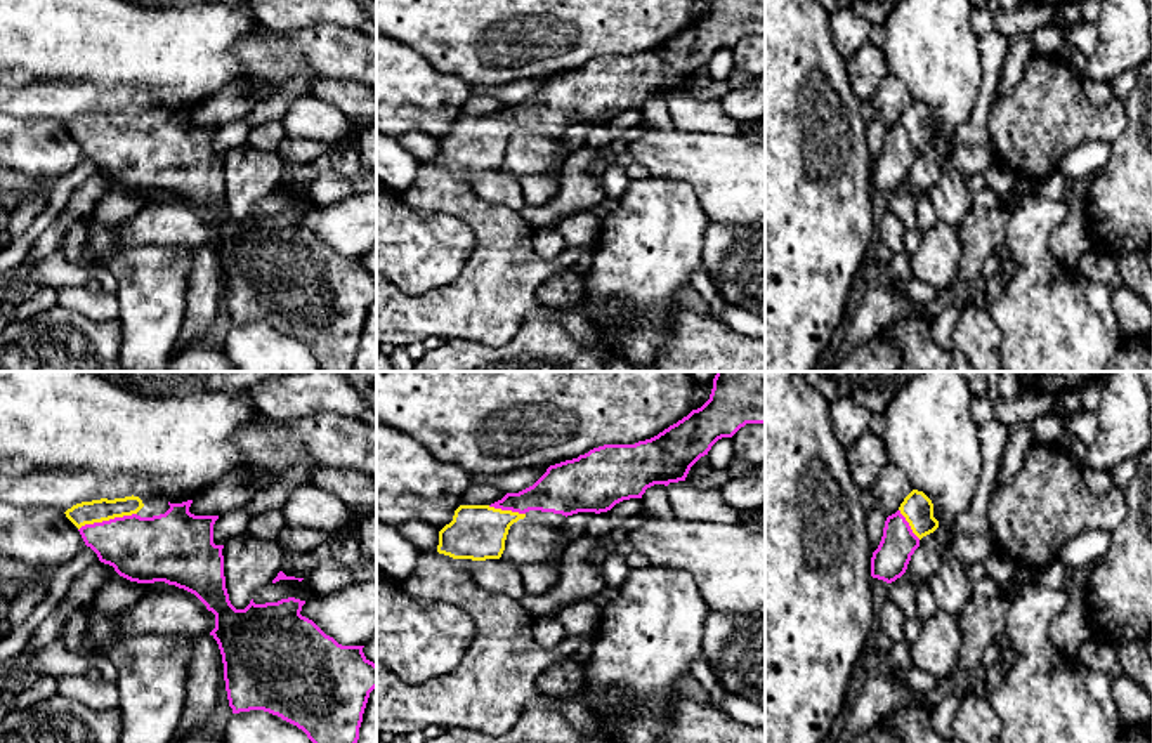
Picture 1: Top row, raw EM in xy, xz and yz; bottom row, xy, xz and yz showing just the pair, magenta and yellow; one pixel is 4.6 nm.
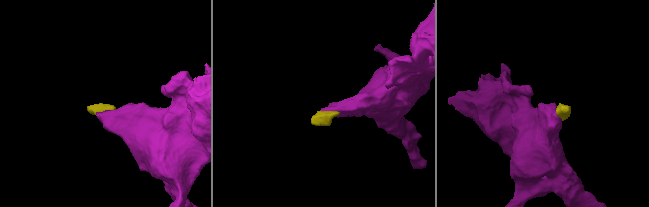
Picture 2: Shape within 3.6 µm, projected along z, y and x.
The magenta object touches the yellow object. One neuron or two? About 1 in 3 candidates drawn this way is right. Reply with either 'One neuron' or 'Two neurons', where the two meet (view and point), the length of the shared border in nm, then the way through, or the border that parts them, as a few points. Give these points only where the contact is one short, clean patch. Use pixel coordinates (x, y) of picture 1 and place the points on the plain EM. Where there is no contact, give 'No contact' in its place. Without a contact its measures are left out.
One neuron. Touches magenta at xy (106, 132). Shared border 280 nm. Path across: xy (141, 160), (127, 153), (106, 132), (96, 132), (87, 124)

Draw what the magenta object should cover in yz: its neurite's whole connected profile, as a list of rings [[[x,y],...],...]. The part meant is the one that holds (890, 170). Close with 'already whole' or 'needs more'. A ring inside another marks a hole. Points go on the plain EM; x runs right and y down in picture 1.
[[[913,101],[899,122],[887,128],[883,148],[871,168],[871,187],[887,194],[900,189],[920,151],[939,139],[932,111]]]; needs more

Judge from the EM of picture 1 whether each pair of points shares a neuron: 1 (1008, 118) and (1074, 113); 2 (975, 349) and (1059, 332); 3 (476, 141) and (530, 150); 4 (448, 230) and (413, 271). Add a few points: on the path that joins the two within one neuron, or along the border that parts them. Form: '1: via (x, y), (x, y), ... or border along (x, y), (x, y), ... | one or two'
1: via (1024, 118), (1059, 115) | one
2: border along (982, 308), (998, 327), (998, 353) | two
3: border along (517, 131), (509, 141), (505, 160), (500, 167) | two
4: via (439, 240), (418, 261) | one

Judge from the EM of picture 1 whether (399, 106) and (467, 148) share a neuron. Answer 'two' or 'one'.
two

